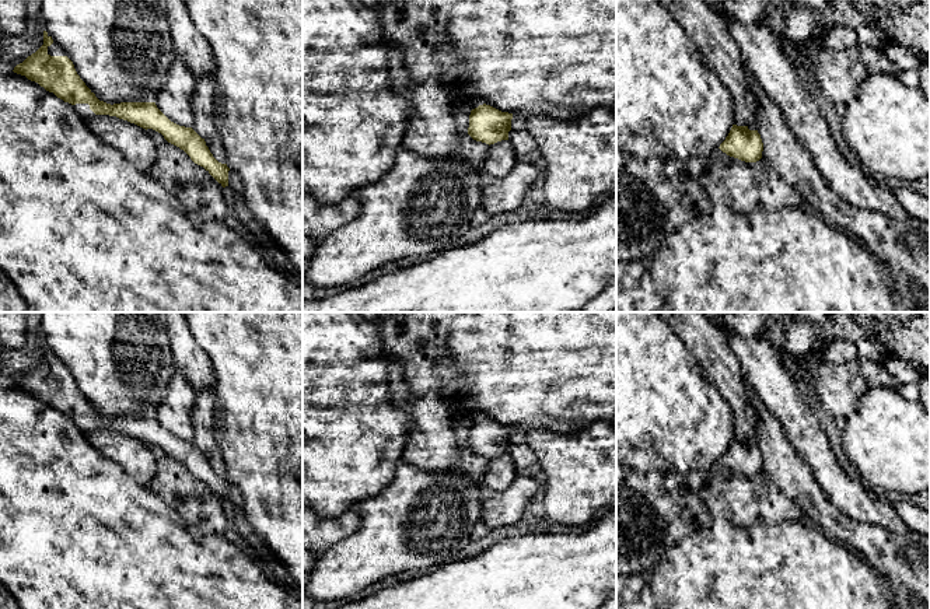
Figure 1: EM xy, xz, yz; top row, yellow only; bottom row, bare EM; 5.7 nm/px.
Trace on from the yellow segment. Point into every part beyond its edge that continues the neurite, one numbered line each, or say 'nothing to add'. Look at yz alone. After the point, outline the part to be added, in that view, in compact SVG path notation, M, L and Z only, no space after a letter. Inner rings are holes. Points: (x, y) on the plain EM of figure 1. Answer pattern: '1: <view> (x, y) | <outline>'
nothing to add

